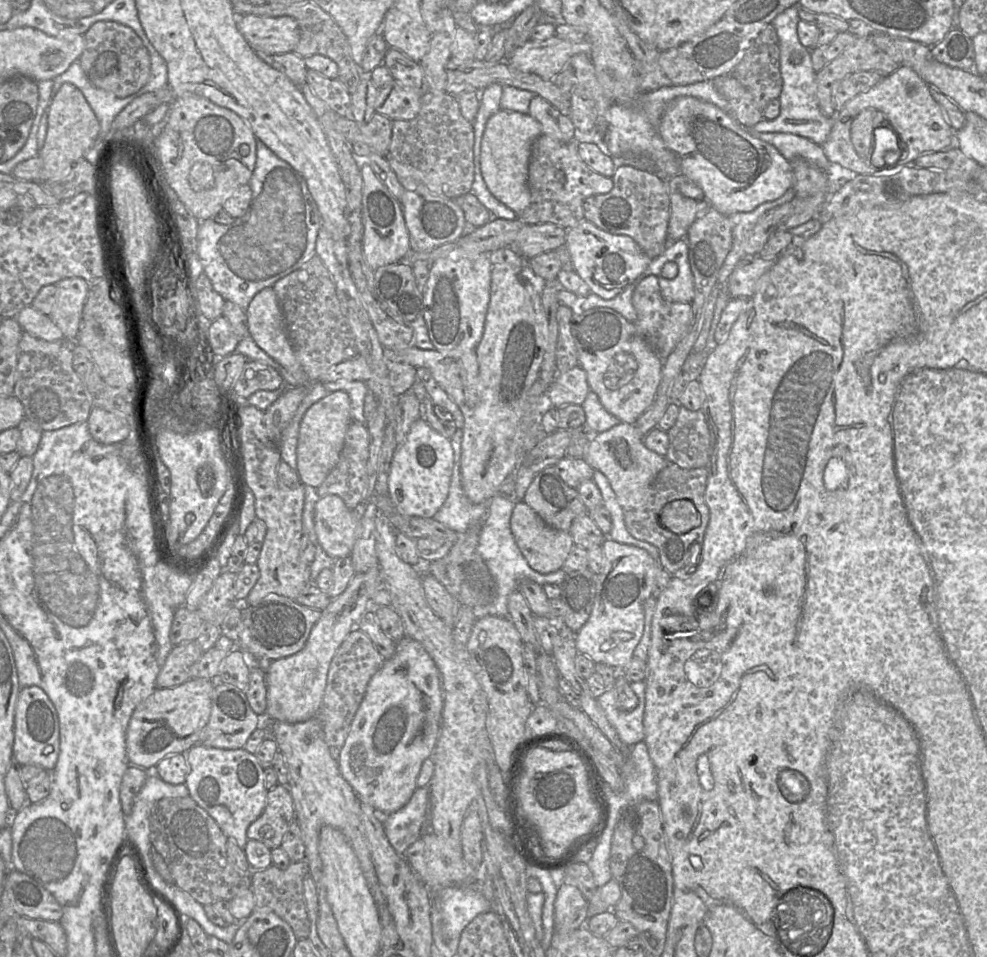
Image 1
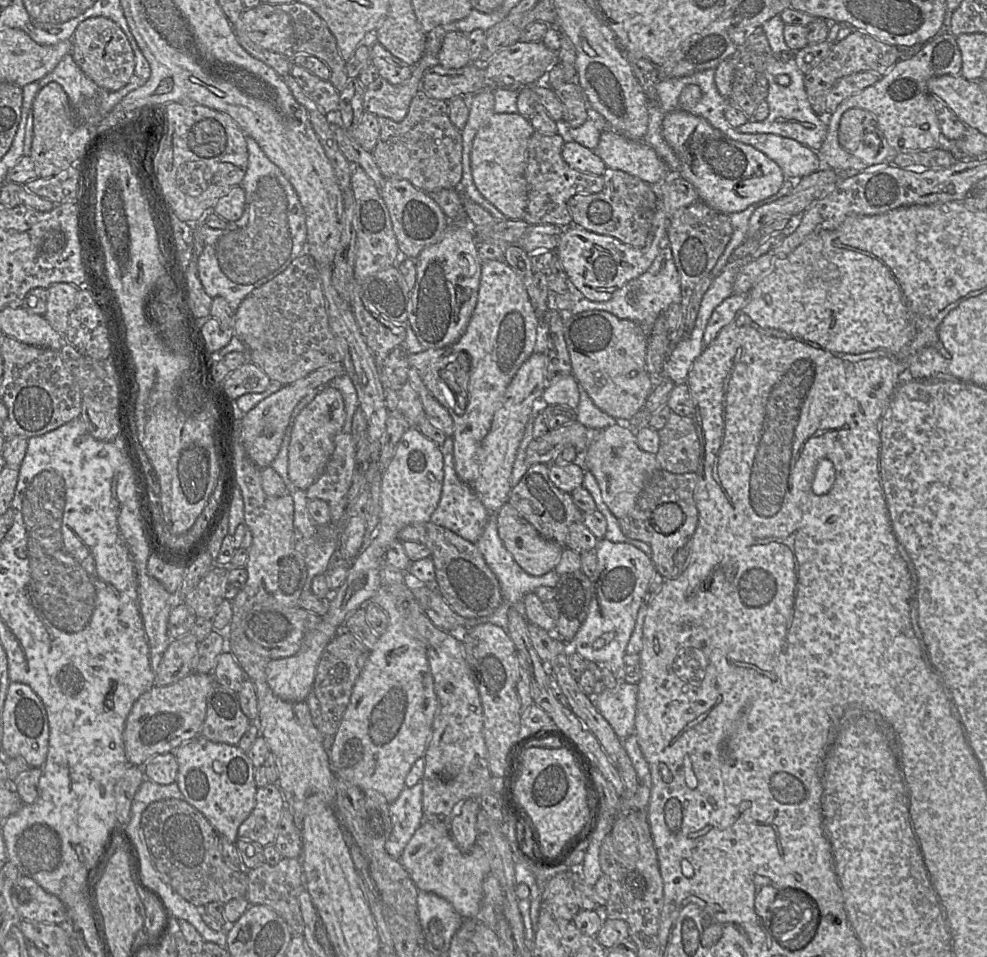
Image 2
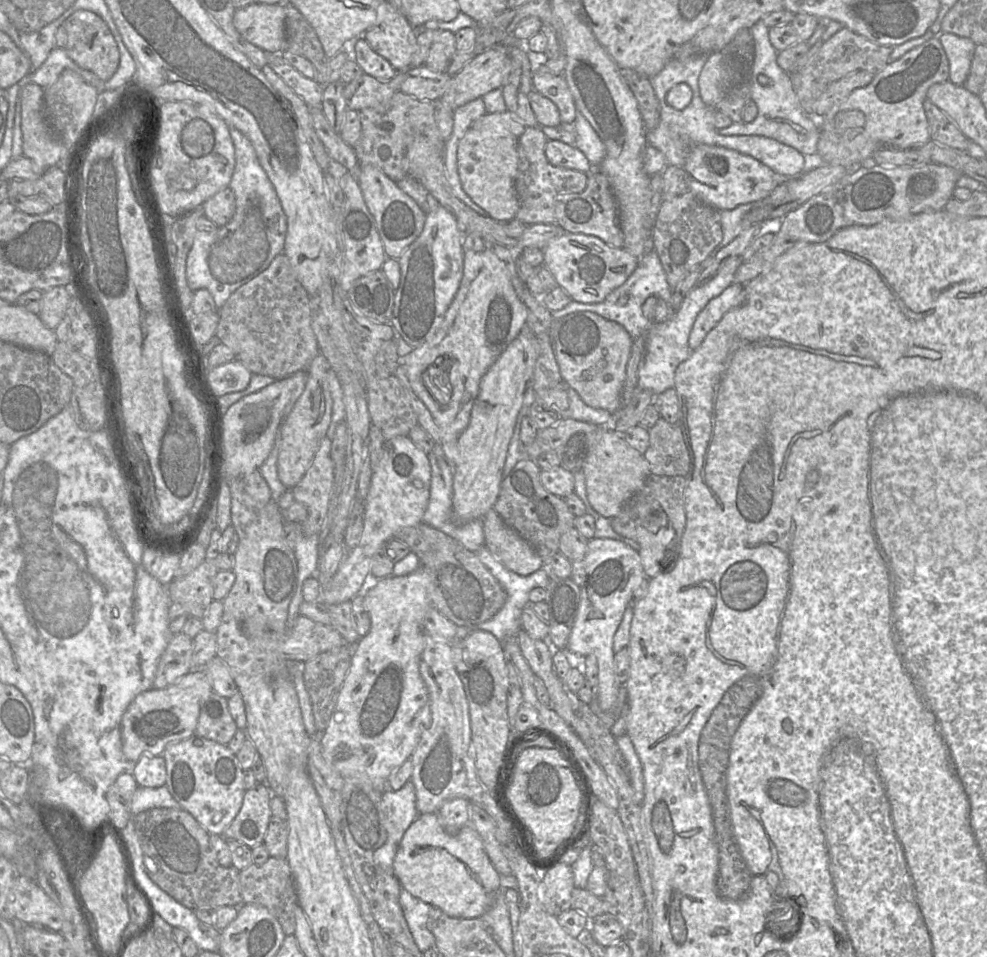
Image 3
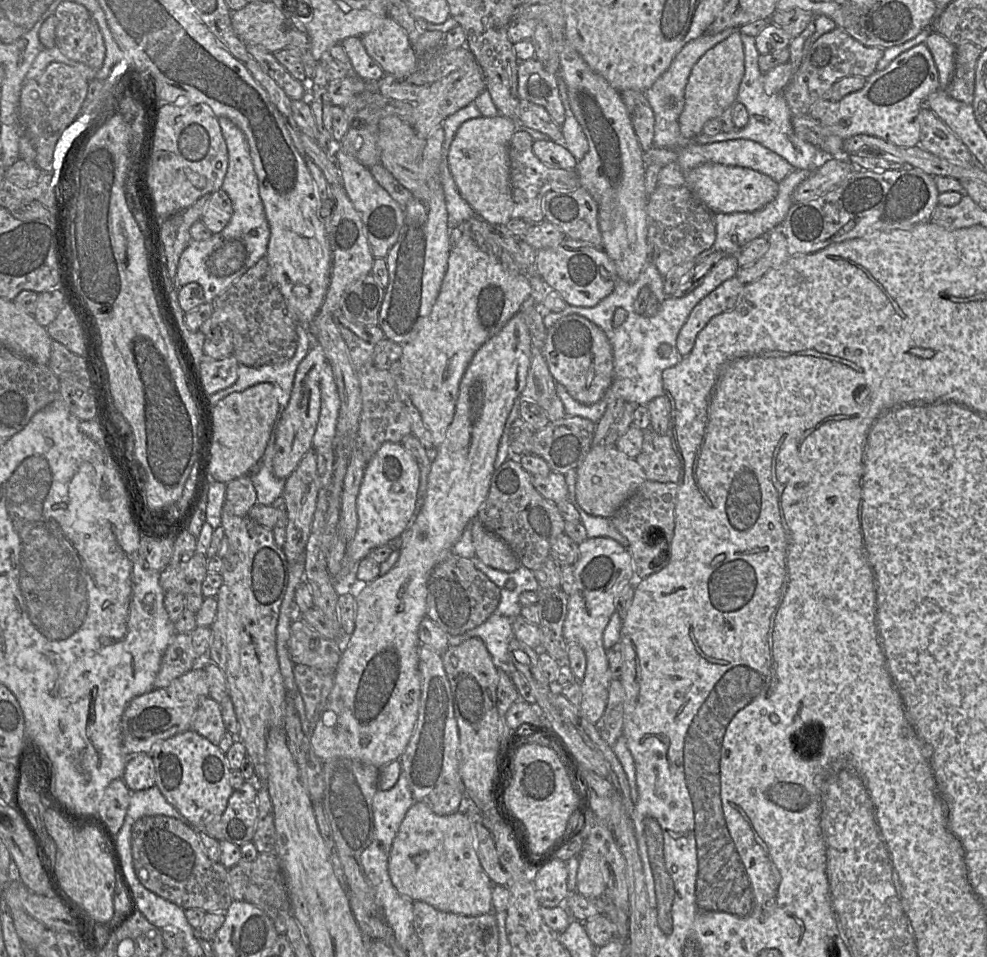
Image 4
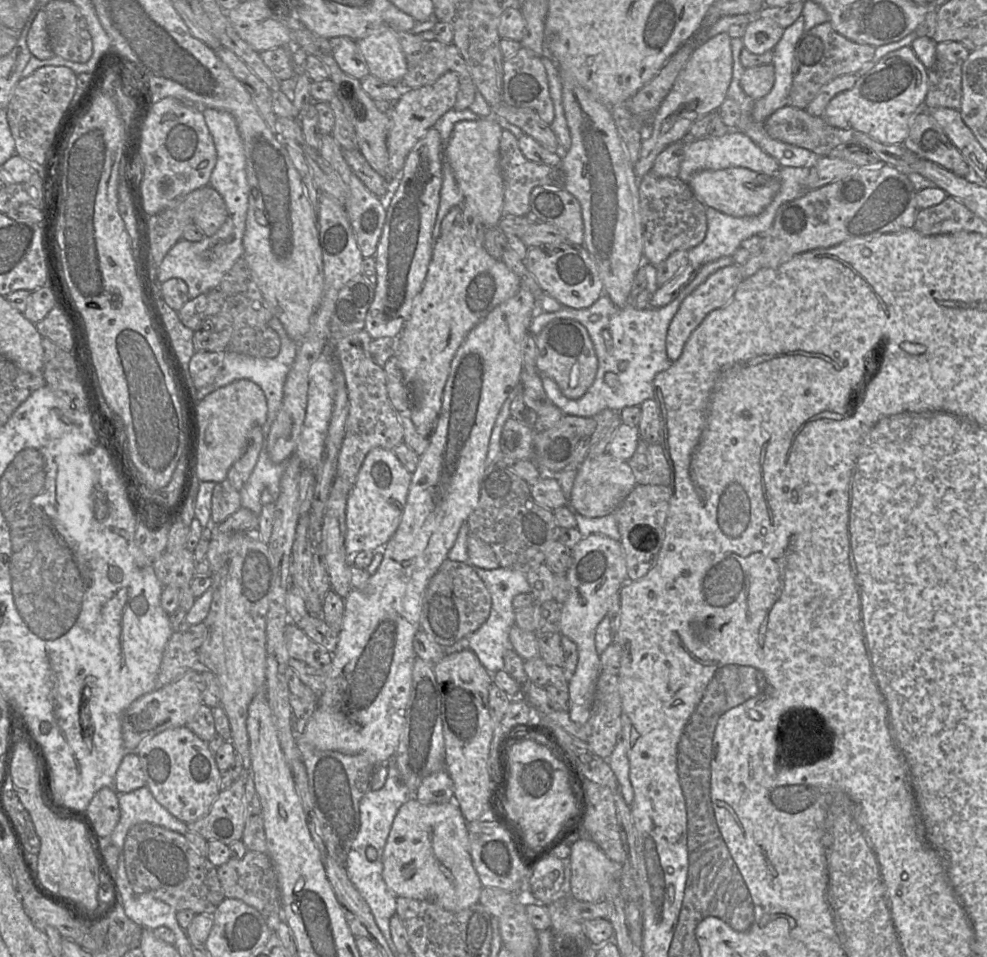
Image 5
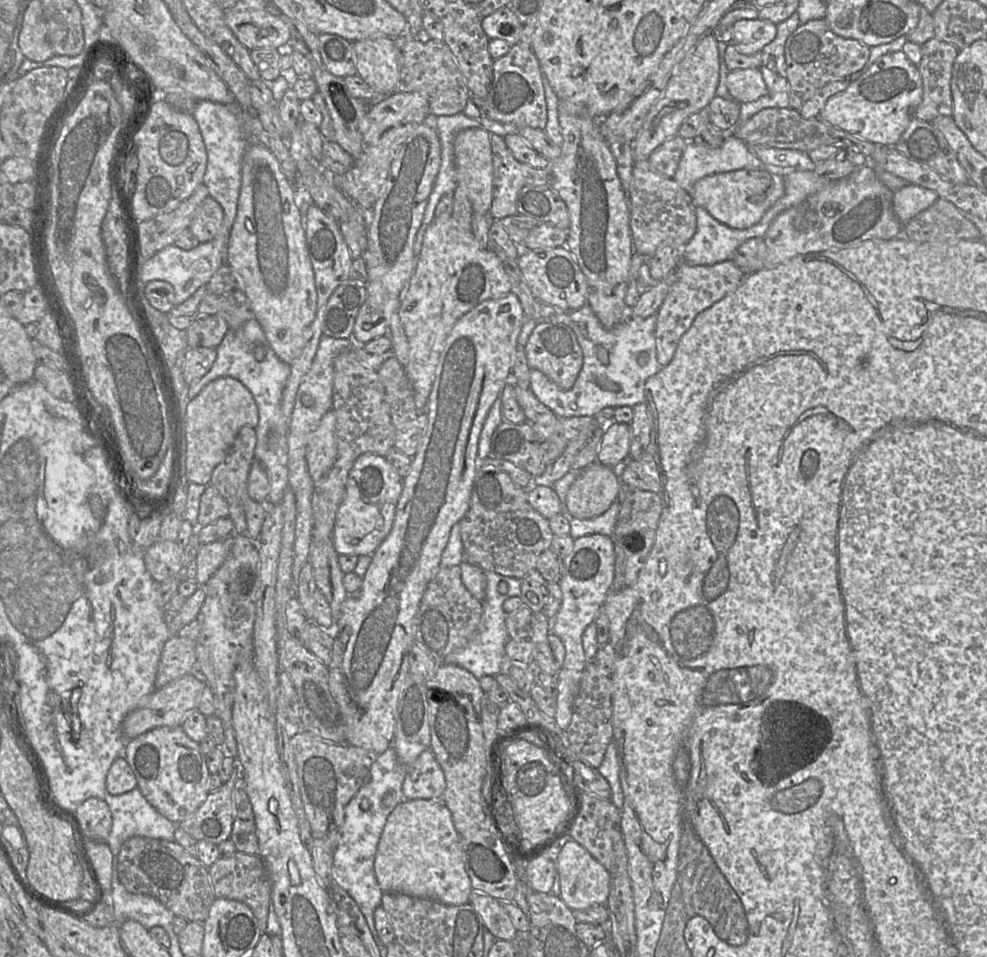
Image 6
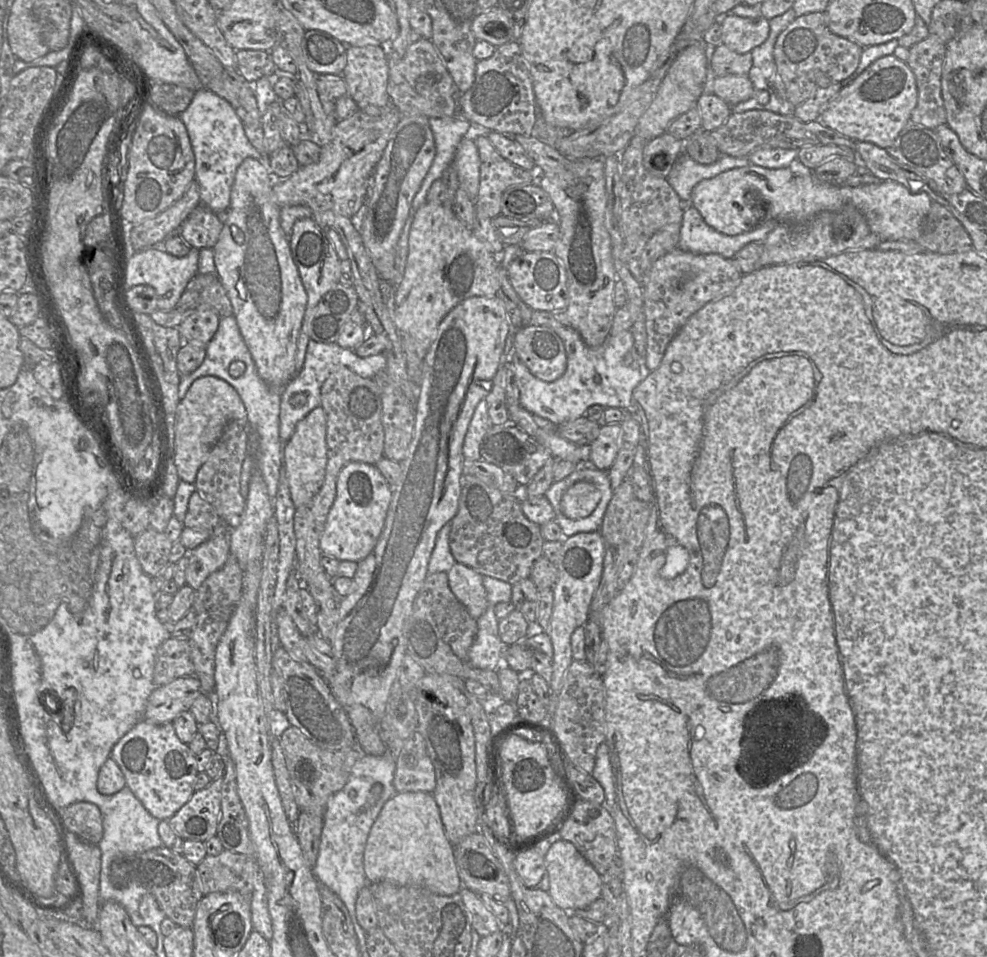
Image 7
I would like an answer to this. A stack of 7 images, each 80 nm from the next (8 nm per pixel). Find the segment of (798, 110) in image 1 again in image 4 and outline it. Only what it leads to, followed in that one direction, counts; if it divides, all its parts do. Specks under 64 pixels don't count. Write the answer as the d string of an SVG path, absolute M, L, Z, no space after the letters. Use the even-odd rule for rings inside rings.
M742 34L741 36L745 54L745 73L741 80L737 101L747 109L748 123L735 131L719 132L713 135L706 133L697 134L690 139L690 143L709 144L712 142L749 139L775 152L784 158L794 169L814 171L819 166L819 150L813 144L799 138L792 127L790 110L783 92L768 95L763 89L763 72L759 68L758 58L760 53L755 44L755 36Z

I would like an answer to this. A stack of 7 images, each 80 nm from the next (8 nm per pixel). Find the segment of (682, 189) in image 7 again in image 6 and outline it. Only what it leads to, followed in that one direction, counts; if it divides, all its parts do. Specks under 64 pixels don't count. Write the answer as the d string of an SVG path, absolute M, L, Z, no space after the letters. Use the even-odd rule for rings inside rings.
M730 132L718 148L711 149L688 142L673 180L691 193L698 180L713 174L734 170L760 170L765 168L752 149Z

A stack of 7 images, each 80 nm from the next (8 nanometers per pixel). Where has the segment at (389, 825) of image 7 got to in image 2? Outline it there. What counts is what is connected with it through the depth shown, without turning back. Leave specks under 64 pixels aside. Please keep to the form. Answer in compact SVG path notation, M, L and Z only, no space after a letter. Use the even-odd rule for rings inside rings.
M424 820L399 861L419 892L430 892L446 899L464 919L477 917L483 898L482 883L490 873L490 862L480 846L475 845L471 851L463 852L451 838L446 823Z

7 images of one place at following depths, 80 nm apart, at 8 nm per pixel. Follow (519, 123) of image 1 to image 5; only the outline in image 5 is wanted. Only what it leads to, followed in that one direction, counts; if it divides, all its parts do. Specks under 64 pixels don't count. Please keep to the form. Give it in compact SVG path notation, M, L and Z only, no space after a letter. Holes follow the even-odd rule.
M491 119L459 122L454 127L446 150L446 162L453 170L464 199L474 204L486 227L497 226L503 218L504 187L499 166L499 144L503 131Z

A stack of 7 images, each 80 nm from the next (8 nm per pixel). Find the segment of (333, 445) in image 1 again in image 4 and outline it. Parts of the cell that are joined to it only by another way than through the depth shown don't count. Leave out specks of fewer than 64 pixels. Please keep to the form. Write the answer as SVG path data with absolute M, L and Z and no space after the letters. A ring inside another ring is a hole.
M314 342L297 367L290 399L280 414L275 434L273 473L281 480L289 477L301 459L312 449L321 409L320 377L326 362L328 360L324 349L319 343Z

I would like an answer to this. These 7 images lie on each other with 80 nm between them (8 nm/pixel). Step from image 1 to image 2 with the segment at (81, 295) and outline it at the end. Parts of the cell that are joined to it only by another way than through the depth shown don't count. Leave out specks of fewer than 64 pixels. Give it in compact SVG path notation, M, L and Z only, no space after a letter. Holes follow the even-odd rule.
M56 283L47 289L47 309L44 318L57 332L64 334L69 315L74 308L79 288L69 283Z

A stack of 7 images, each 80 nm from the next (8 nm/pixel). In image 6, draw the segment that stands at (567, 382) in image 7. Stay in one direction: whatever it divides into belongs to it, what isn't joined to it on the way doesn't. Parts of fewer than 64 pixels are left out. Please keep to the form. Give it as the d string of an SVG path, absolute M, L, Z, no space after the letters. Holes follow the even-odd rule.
M585 305L578 310L563 311L545 319L533 320L526 319L518 338L519 348L524 348L528 337L534 328L540 322L561 323L571 327L578 339L583 353L583 366L577 377L574 386L569 390L561 389L556 383L550 380L546 375L536 369L530 370L530 385L533 393L546 407L552 410L560 419L570 417L594 417L604 408L631 407L634 408L640 403L646 401L645 383L663 367L657 360L655 328L657 316L651 315L647 318L631 317L621 321L612 329L605 329L590 306ZM603 380L611 380L618 384L619 390L609 391L601 387L600 382Z

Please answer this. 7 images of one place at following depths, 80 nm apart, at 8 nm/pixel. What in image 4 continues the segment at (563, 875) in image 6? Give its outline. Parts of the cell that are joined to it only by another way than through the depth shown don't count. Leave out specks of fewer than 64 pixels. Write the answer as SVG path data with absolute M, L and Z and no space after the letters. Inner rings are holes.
M582 848L576 876L576 892L586 898L598 898L605 894L610 871L606 860L589 848Z

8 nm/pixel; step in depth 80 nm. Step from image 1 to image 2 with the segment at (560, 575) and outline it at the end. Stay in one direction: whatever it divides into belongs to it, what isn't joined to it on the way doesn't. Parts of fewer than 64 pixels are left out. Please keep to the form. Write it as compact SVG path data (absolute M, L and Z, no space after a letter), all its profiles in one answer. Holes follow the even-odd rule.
M488 512L486 526L476 544L488 567L499 581L503 601L500 607L489 616L467 620L464 625L461 625L464 630L472 629L476 625L483 623L491 623L503 628L507 628L509 623L508 611L510 607L521 603L523 597L530 592L534 592L536 588L543 586L555 587L557 585L560 575L554 570L541 576L534 576L528 574L519 566L499 536L497 512Z

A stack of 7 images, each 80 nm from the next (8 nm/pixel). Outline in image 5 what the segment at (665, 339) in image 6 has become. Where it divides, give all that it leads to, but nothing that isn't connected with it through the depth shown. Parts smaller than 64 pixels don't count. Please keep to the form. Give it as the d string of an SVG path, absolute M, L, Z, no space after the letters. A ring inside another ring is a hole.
M732 264L711 274L692 293L686 296L673 317L666 336L666 352L668 358L675 362L682 354L685 343L691 333L701 324L705 317L718 308L727 305L733 298L740 283L744 280L741 267Z

